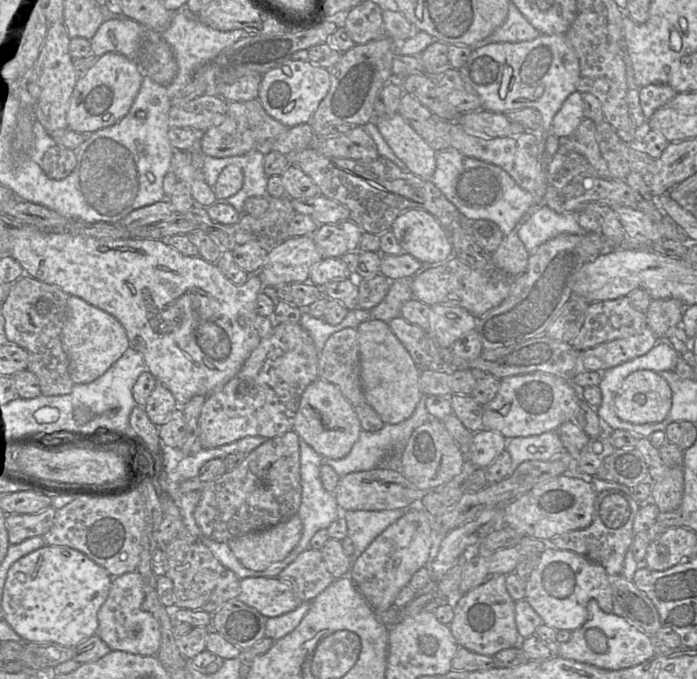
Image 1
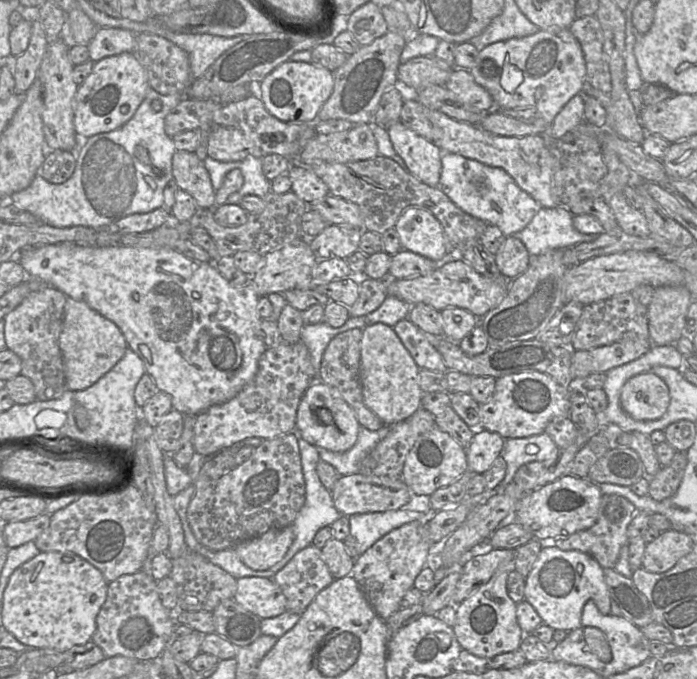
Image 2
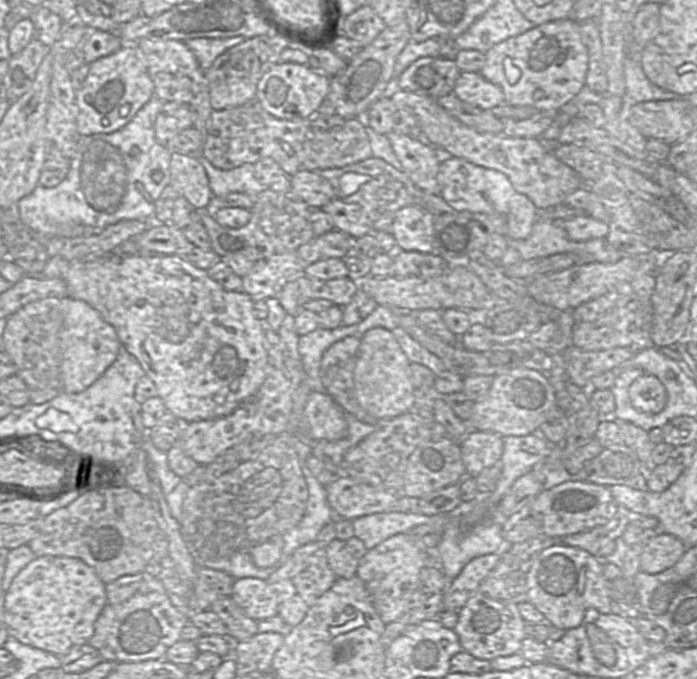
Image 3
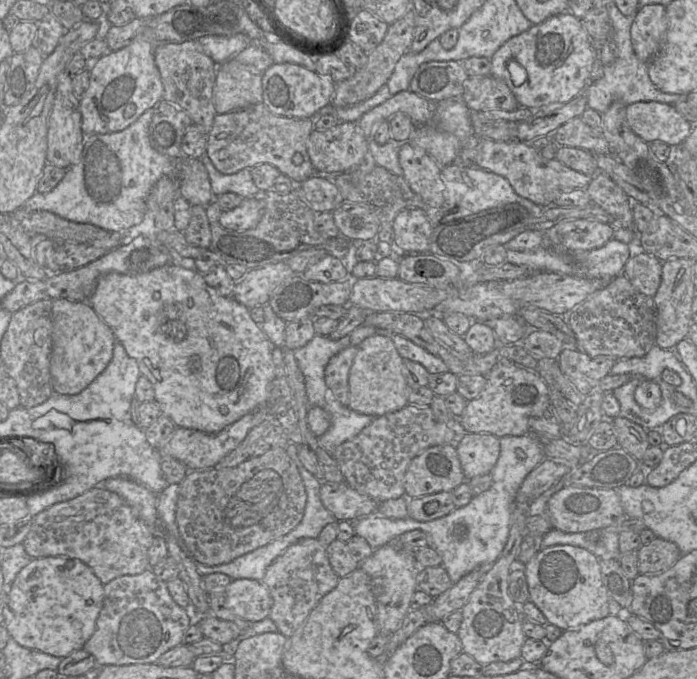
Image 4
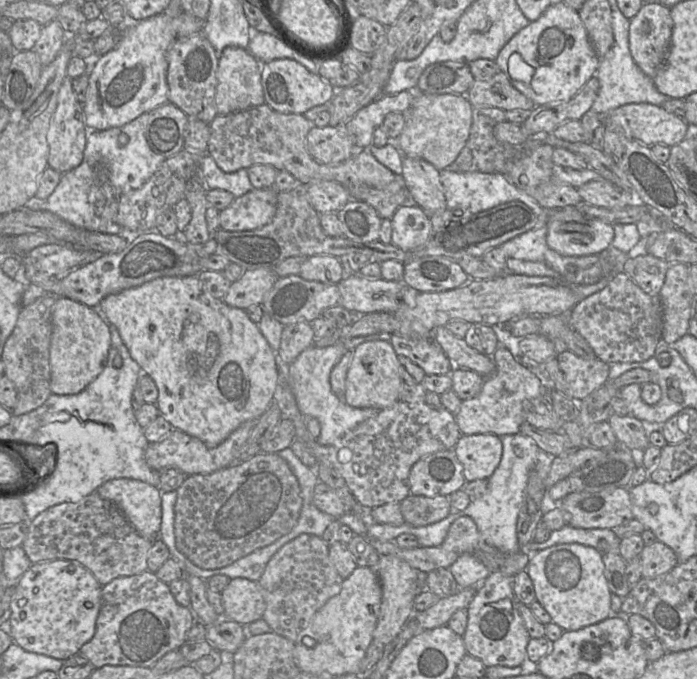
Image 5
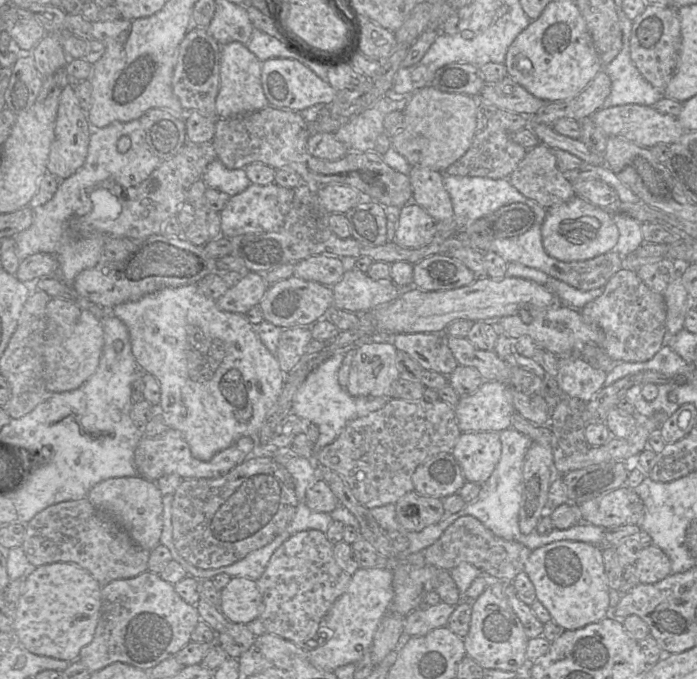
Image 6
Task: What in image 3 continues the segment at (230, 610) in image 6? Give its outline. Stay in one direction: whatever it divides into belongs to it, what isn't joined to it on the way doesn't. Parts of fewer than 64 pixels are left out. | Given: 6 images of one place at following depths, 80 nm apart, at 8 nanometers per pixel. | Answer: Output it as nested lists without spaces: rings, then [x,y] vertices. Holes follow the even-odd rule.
[[[253,577],[235,579],[231,598],[246,616],[256,621],[278,614],[276,593],[265,580]]]

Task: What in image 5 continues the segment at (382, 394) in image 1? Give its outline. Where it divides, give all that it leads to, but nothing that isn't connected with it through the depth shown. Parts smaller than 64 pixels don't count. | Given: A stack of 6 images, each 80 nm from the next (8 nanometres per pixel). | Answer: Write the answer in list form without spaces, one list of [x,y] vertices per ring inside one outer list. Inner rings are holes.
[[[374,340],[360,344],[353,350],[346,377],[345,403],[355,408],[385,409],[400,400],[404,382],[399,374],[399,360],[390,341]]]

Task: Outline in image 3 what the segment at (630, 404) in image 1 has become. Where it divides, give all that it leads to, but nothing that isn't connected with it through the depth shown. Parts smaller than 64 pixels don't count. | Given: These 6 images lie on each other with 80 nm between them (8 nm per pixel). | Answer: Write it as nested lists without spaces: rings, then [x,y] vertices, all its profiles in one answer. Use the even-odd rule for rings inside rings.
[[[650,374],[636,378],[629,387],[632,406],[640,413],[655,415],[661,412],[667,403],[667,392],[661,381]]]

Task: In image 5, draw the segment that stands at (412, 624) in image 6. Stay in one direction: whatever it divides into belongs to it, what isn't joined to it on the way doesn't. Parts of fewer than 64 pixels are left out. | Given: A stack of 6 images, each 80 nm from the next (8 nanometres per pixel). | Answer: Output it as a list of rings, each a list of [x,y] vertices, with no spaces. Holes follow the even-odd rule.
[[[474,588],[459,589],[452,596],[440,598],[426,610],[415,612],[414,617],[418,621],[421,630],[445,626],[456,611],[468,607],[474,594]]]

